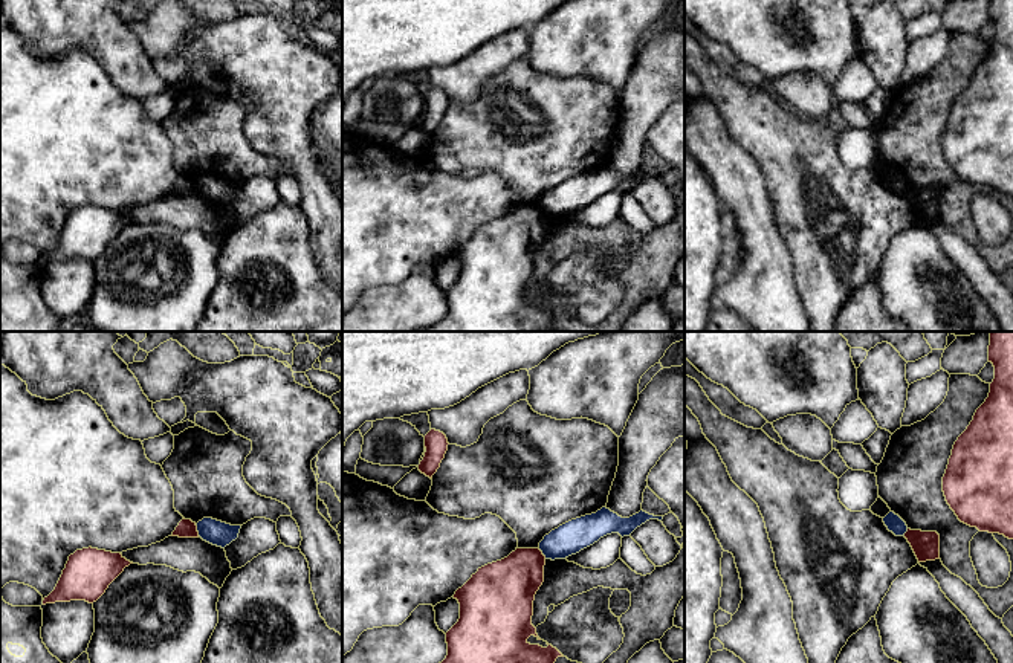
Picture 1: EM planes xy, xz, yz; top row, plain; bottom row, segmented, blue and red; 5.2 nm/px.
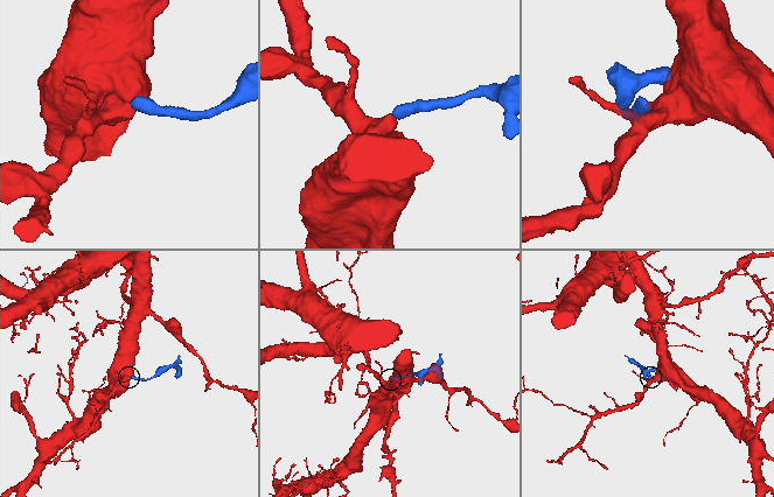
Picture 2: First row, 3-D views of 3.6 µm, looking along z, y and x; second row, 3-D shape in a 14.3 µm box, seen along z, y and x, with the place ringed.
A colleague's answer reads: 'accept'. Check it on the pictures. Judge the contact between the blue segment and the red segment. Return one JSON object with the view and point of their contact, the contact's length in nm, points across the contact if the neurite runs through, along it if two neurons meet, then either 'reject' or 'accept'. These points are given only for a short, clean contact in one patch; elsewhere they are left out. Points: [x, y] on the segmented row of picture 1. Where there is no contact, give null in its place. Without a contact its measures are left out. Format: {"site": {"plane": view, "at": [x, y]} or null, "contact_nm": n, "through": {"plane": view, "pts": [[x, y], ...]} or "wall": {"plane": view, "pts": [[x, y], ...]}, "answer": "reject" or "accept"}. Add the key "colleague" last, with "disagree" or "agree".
{"site": {"plane": "xy", "at": [197, 530]}, "contact_nm": 70, "wall": {"plane": "xy", "pts": [[194, 524], [199, 535]]}, "answer": "reject", "colleague": "disagree"}

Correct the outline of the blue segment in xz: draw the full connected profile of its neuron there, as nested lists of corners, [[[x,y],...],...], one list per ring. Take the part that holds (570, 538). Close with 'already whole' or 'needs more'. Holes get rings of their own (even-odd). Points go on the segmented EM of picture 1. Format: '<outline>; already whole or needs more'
[[[602,507],[596,513],[571,519],[552,530],[539,542],[539,550],[545,559],[565,559],[593,545],[607,535],[619,533],[622,538],[629,536],[649,519],[662,521],[663,516],[654,516],[640,510],[629,518],[622,518],[610,509]]]; already whole

